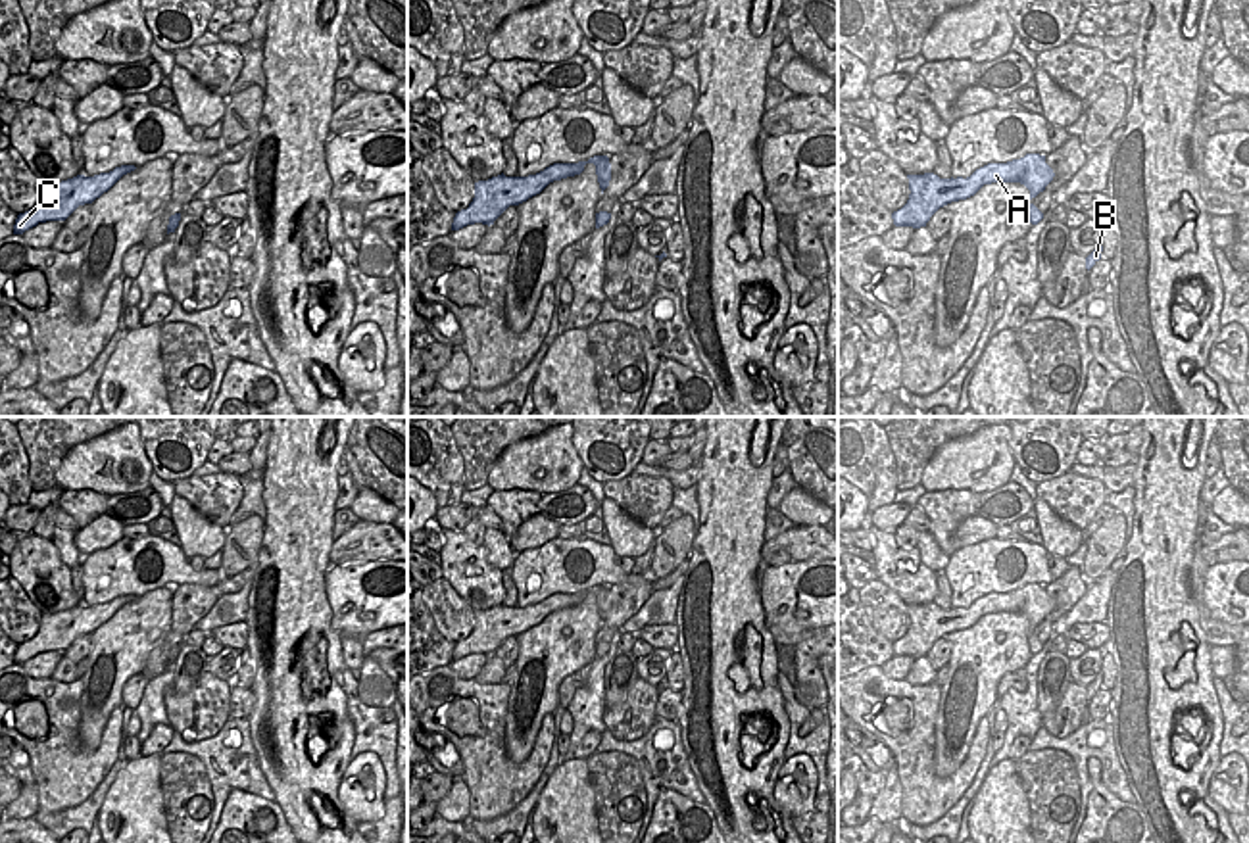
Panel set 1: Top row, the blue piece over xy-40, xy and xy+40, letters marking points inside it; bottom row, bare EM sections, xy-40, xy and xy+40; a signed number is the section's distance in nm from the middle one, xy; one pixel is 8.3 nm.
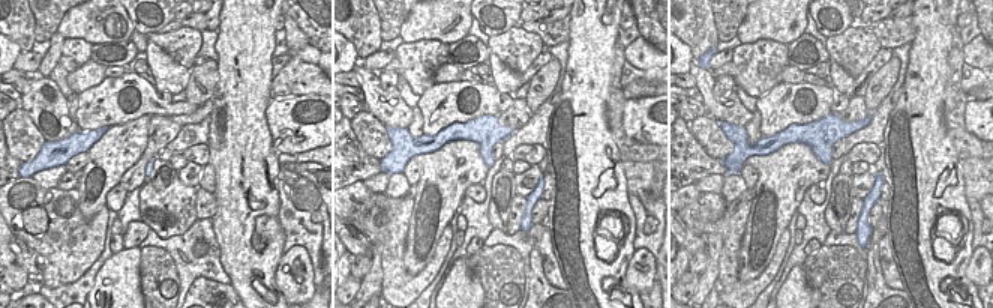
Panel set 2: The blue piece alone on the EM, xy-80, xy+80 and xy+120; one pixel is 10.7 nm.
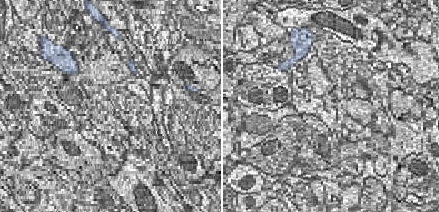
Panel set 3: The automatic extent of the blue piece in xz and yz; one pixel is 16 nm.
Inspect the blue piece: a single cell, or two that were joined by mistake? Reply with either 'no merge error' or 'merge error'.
no merge error

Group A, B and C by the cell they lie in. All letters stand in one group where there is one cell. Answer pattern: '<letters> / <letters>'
A B C

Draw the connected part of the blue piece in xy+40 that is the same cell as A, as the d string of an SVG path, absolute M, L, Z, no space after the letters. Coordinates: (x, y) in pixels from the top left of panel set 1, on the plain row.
M1026 584L1007 593L988 593L967 609L940 609L934 603L907 605L911 620L909 630L901 639L892 643L892 649L895 657L926 657L940 638L967 630L984 614L992 613L1020 613L1030 620L1032 630L1045 620L1053 607L1055 603L1045 593L1045 586L1040 584Z

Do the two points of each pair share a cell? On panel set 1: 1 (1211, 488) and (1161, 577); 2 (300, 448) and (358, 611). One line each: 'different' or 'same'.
1: different
2: different

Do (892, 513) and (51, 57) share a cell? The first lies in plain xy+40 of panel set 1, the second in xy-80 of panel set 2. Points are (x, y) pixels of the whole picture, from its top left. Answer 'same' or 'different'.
different

